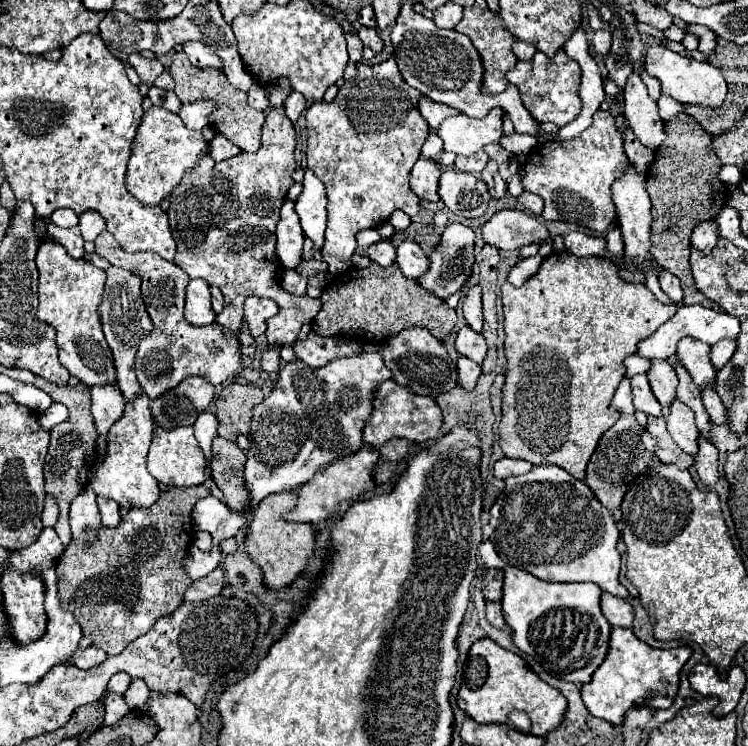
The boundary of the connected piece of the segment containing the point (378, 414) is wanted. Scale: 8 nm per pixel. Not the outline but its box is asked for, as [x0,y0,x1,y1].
[364,379,442,447]

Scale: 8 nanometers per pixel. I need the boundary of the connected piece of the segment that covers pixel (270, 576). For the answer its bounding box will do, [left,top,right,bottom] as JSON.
[246,489,316,589]

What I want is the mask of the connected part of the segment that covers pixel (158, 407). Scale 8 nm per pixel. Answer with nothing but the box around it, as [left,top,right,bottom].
[152,377,214,429]

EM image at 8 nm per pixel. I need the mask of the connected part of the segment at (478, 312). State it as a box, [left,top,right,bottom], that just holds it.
[464,285,484,333]

